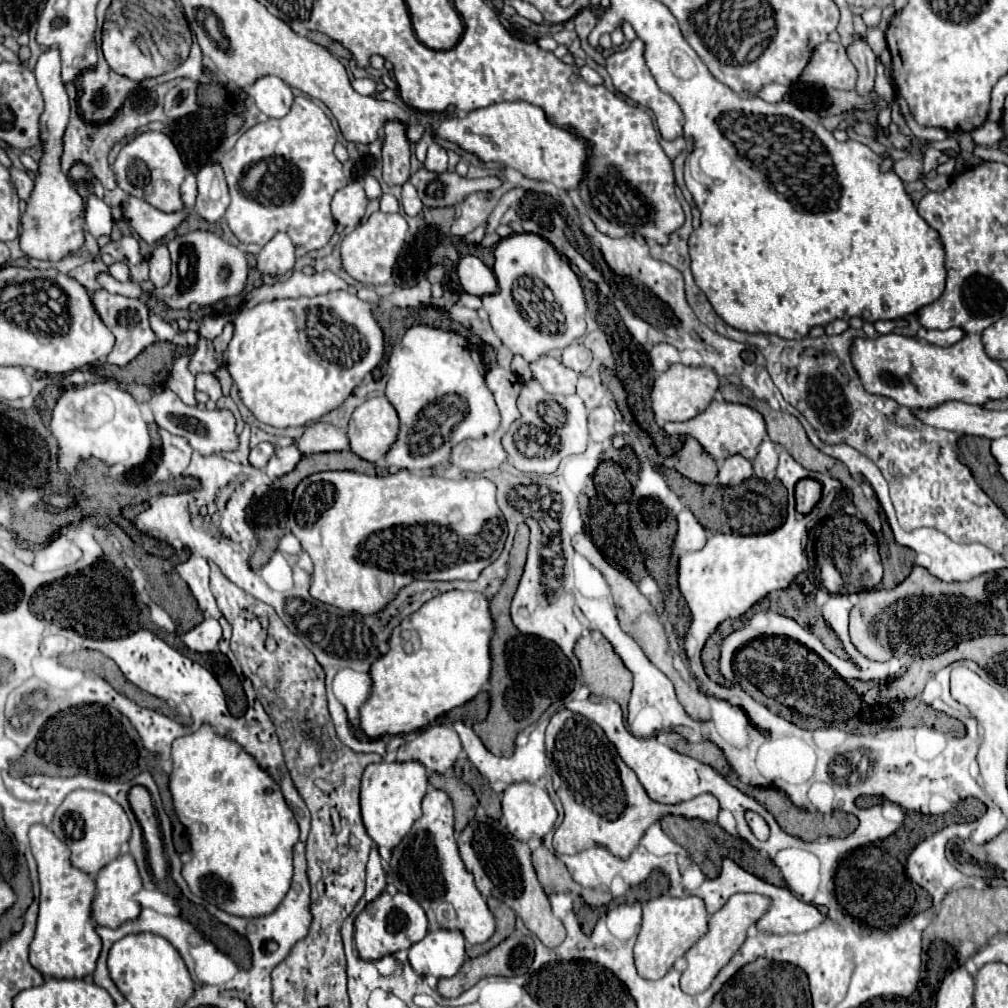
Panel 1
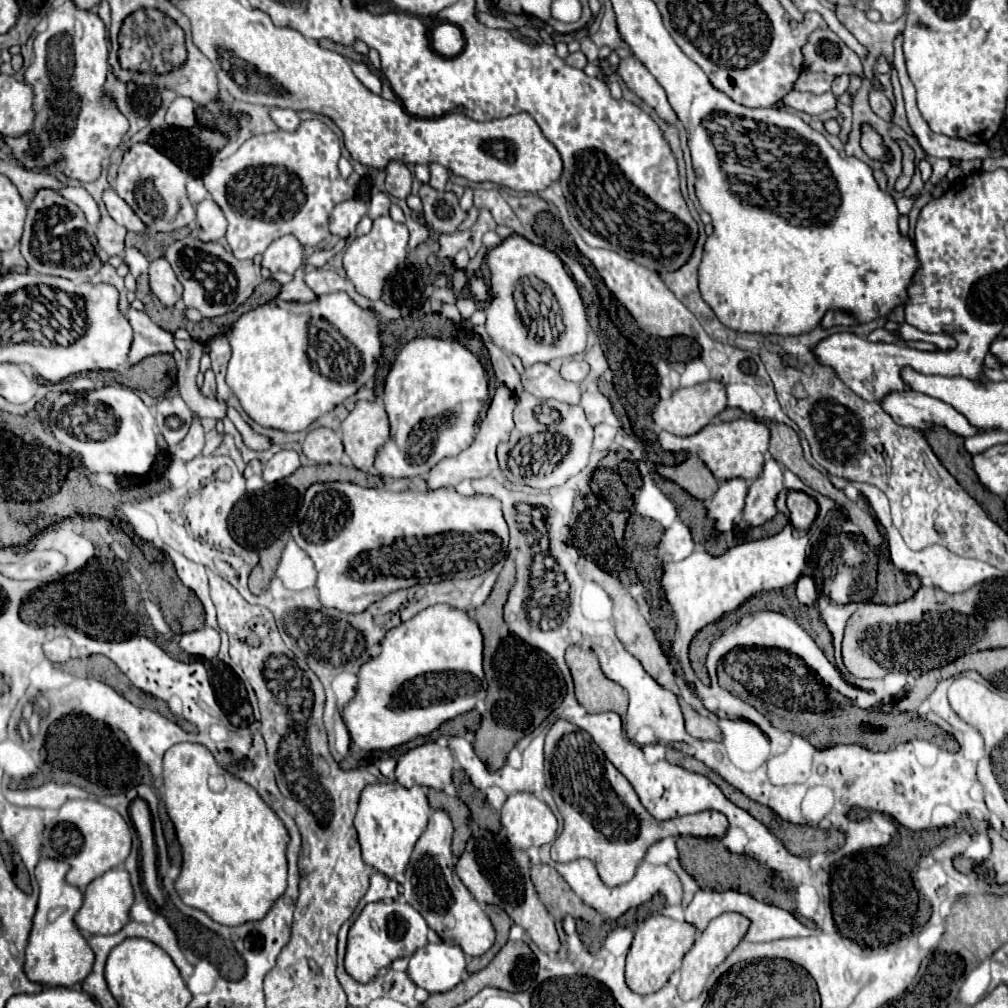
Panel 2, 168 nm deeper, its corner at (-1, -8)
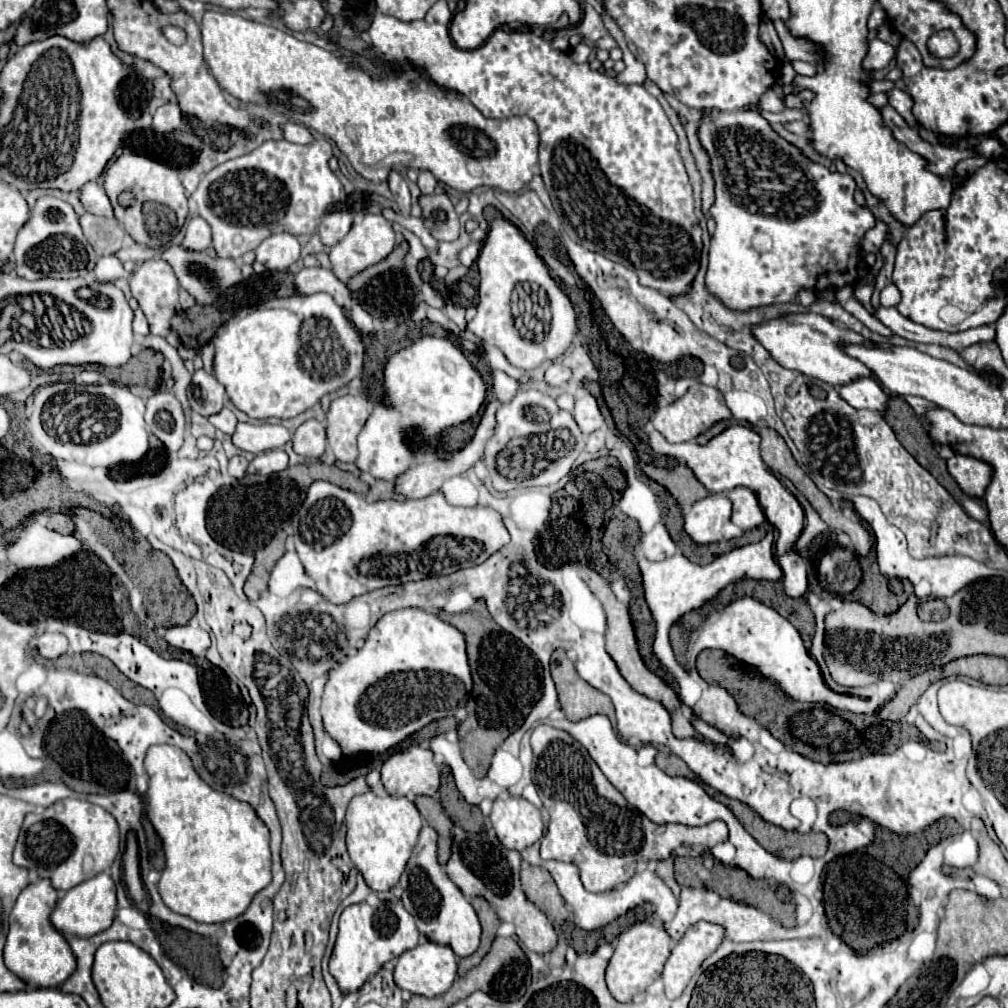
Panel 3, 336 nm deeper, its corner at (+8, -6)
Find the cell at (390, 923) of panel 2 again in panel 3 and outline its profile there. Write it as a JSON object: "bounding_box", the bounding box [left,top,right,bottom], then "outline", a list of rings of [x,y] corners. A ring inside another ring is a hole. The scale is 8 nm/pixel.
{"bounding_box":[329,901,419,993],"outline":[[[383,901],[379,907],[367,903],[349,905],[339,917],[339,935],[329,959],[329,973],[337,979],[343,993],[357,991],[385,961],[399,957],[403,951],[417,945],[419,931],[415,919],[401,901]]]}

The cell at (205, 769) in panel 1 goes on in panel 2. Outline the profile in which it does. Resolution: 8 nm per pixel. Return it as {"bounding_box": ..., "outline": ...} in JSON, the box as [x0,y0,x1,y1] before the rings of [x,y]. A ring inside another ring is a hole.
{"bounding_box":[164,743,288,925],"outline":[[[178,743],[164,753],[164,803],[174,823],[176,837],[182,849],[182,869],[174,883],[182,903],[204,911],[220,925],[242,925],[262,919],[268,907],[284,893],[286,887],[286,843],[288,831],[276,813],[248,787],[248,783],[234,779],[224,771],[204,745]],[[212,775],[228,777],[222,791],[212,791],[208,779]]]}

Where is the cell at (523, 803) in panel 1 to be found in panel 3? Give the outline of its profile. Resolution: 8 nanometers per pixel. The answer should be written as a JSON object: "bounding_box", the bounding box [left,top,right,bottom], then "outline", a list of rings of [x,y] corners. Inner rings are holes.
{"bounding_box":[491,797,543,851],"outline":[[[523,797],[495,799],[491,823],[499,841],[507,849],[523,851],[543,837],[543,819],[539,809]]]}

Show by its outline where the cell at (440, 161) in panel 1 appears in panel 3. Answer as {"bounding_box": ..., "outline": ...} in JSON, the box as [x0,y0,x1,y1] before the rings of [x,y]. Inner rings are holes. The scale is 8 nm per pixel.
{"bounding_box":[417,171,437,193],"outline":[[[419,171],[419,181],[417,181],[421,193],[433,193],[435,187],[437,187],[437,181],[433,177],[433,173],[427,173],[427,171]]]}

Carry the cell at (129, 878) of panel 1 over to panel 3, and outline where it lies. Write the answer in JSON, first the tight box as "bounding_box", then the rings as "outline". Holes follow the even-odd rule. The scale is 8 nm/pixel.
{"bounding_box":[51,873,117,937],"outline":[[[97,873],[95,877],[79,883],[77,887],[69,889],[57,903],[55,911],[51,913],[51,923],[57,931],[77,935],[77,937],[93,937],[111,925],[117,911],[117,897],[115,897],[115,883],[109,873]]]}

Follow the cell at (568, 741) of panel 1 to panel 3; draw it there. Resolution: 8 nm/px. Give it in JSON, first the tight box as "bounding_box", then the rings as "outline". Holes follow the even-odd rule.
{"bounding_box":[531,725,727,891],"outline":[[[539,725],[531,735],[531,747],[533,755],[537,757],[539,797],[551,815],[547,833],[541,839],[541,859],[559,859],[575,863],[581,871],[581,881],[587,891],[609,891],[615,885],[629,881],[639,863],[645,863],[649,859],[667,859],[669,853],[683,843],[697,843],[711,849],[727,839],[727,825],[723,821],[711,821],[703,827],[689,827],[679,823],[657,825],[649,821],[641,811],[629,807],[627,799],[609,783],[609,779],[601,773],[597,763],[587,753],[587,749],[579,741],[575,741],[567,731],[555,729],[551,725]]]}

